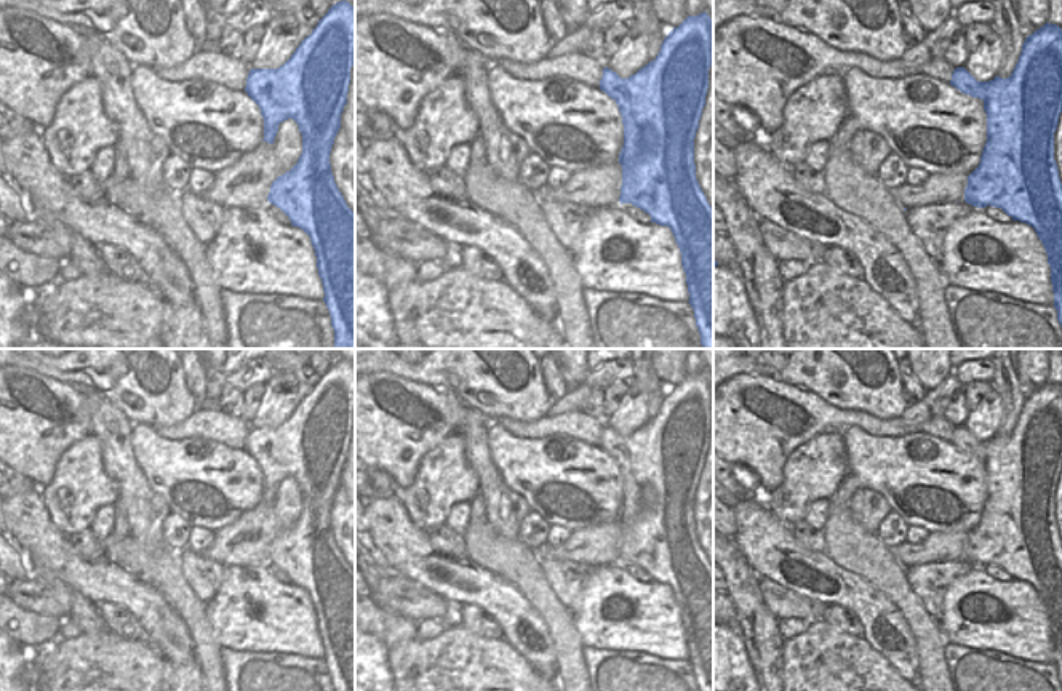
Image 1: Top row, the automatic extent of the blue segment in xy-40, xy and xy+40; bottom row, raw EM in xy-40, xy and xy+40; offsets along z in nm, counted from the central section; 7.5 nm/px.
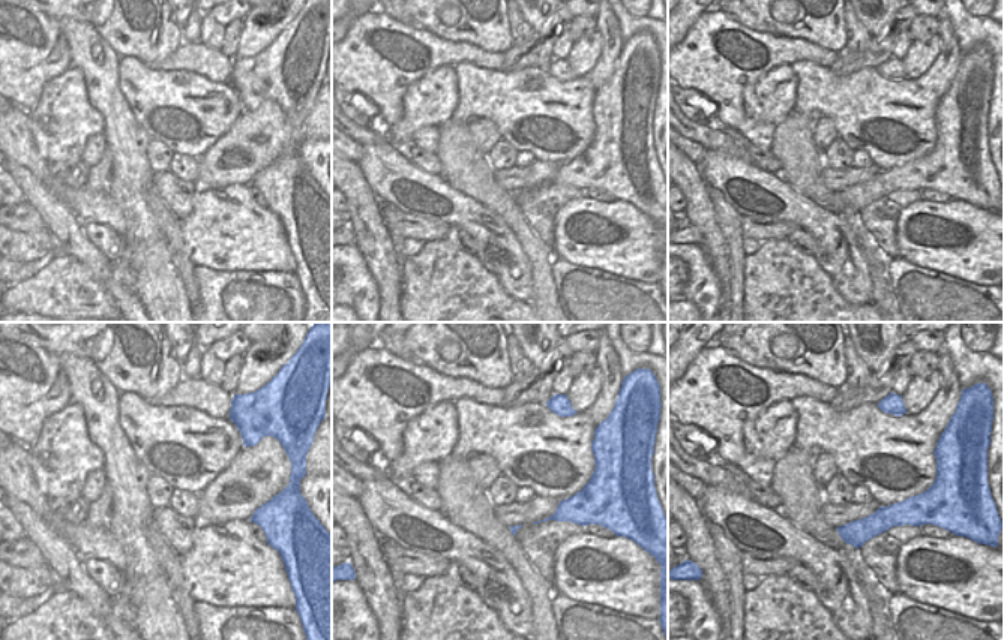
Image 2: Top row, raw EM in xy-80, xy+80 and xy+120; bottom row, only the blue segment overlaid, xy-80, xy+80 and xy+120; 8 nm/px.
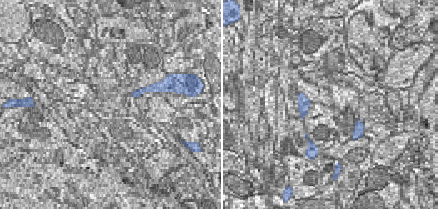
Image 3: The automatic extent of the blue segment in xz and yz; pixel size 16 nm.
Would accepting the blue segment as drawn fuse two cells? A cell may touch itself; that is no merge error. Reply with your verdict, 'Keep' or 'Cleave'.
Cleave.

